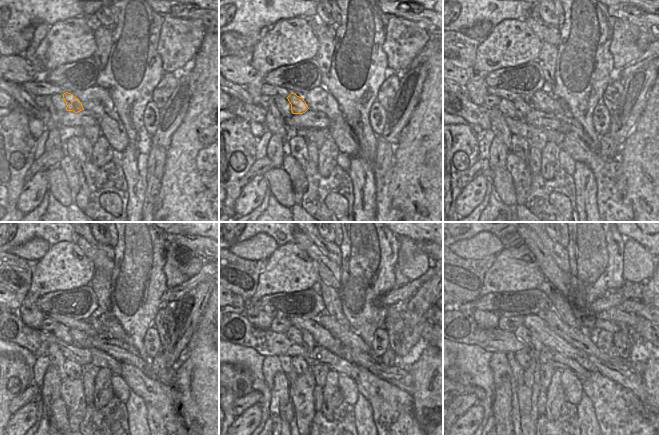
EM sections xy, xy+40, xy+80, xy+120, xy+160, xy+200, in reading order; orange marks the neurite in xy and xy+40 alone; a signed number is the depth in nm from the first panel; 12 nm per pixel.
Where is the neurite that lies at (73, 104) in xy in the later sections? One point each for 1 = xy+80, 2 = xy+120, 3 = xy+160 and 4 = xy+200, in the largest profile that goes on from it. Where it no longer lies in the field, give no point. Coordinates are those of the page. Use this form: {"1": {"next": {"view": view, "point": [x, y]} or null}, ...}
{"1": {"next": {"view": "xy+80", "point": [522, 107]}}, "2": {"next": {"view": "xy+120", "point": [79, 337]}}, "3": {"next": {"view": "xy+160", "point": [308, 343]}}, "4": {"next": {"view": "xy+200", "point": [528, 392]}}}

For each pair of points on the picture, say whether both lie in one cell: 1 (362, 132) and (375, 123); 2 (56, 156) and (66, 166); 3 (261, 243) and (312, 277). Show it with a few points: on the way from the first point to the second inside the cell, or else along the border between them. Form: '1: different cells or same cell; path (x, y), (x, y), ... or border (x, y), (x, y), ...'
1: different cells; border (372, 103), (368, 119), (372, 131), (377, 136)
2: different cells; border (65, 154), (57, 165)
3: different cells; border (279, 246), (267, 258)

